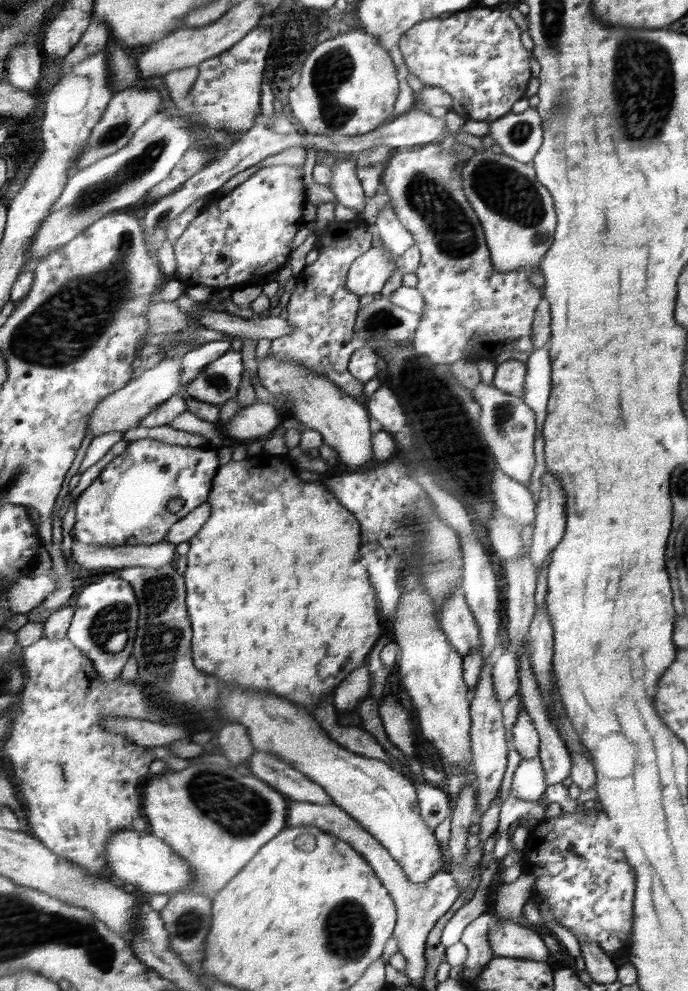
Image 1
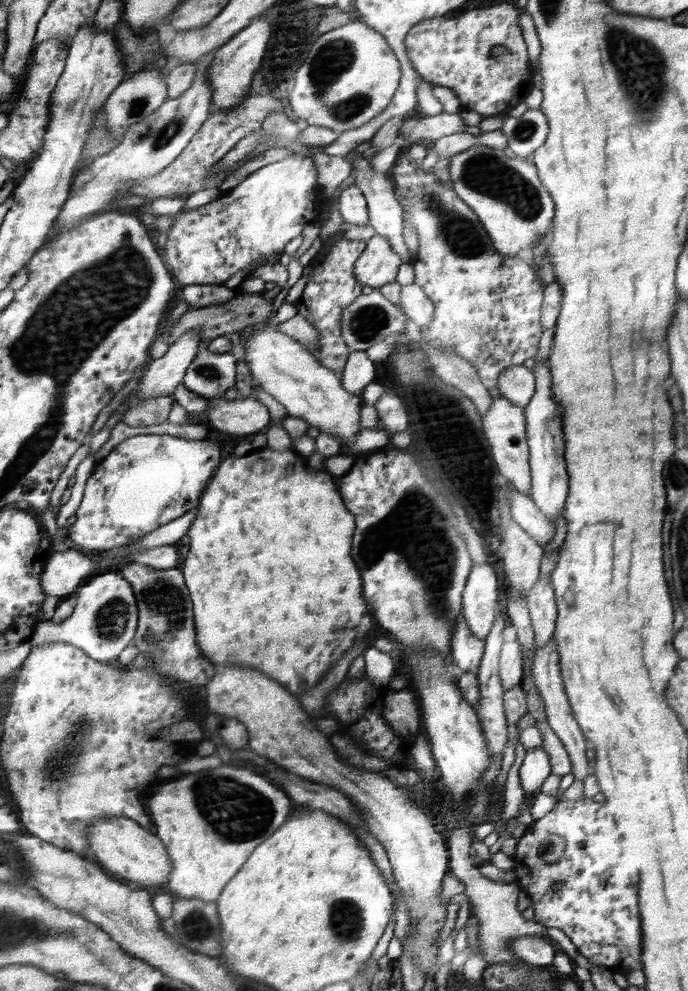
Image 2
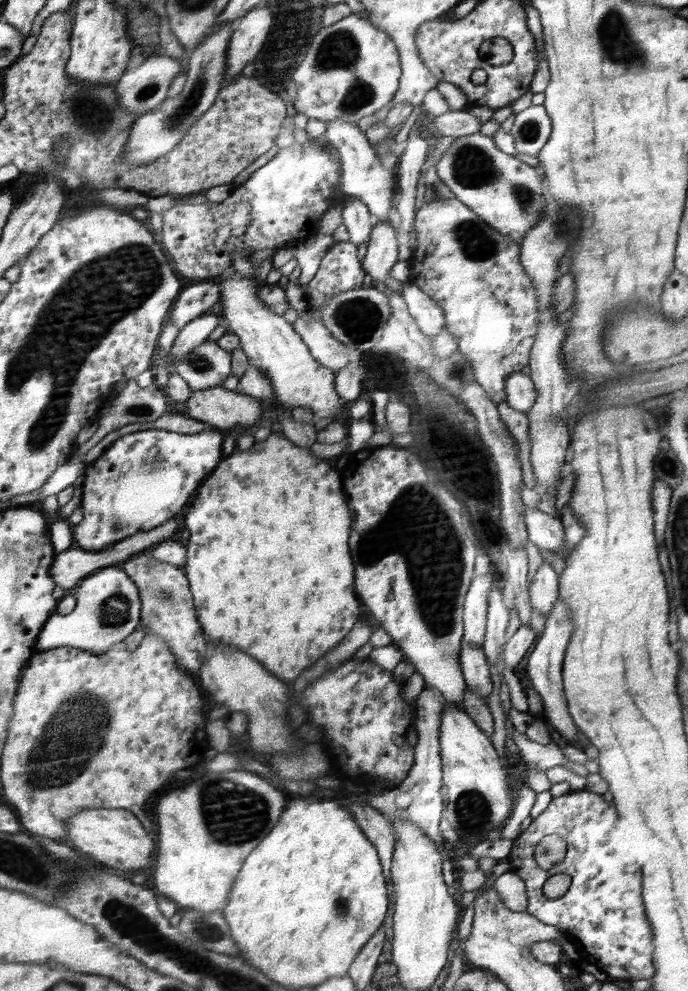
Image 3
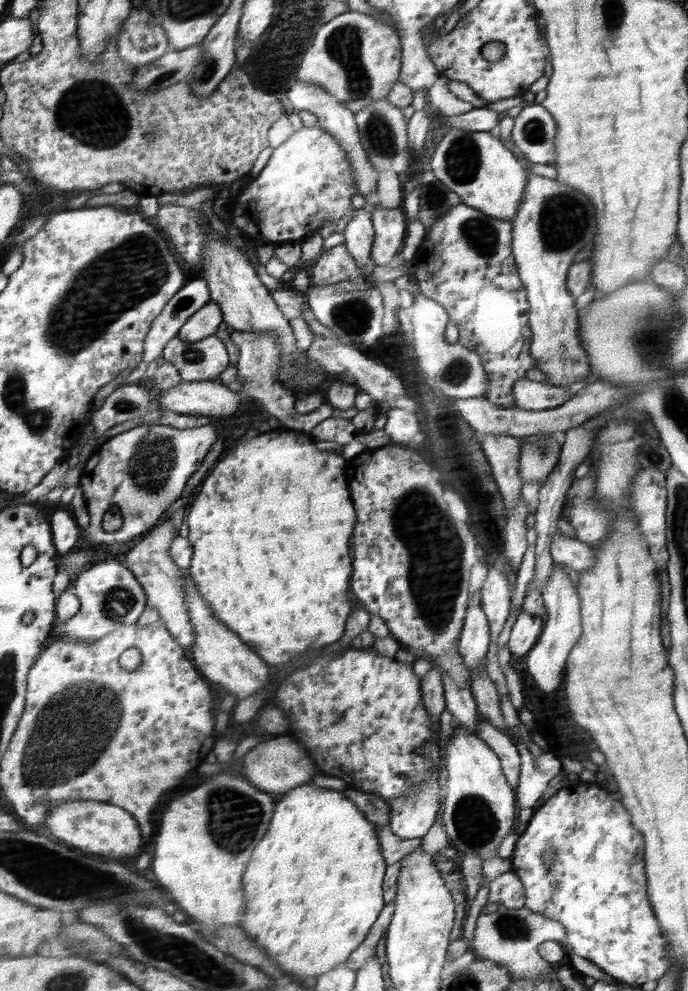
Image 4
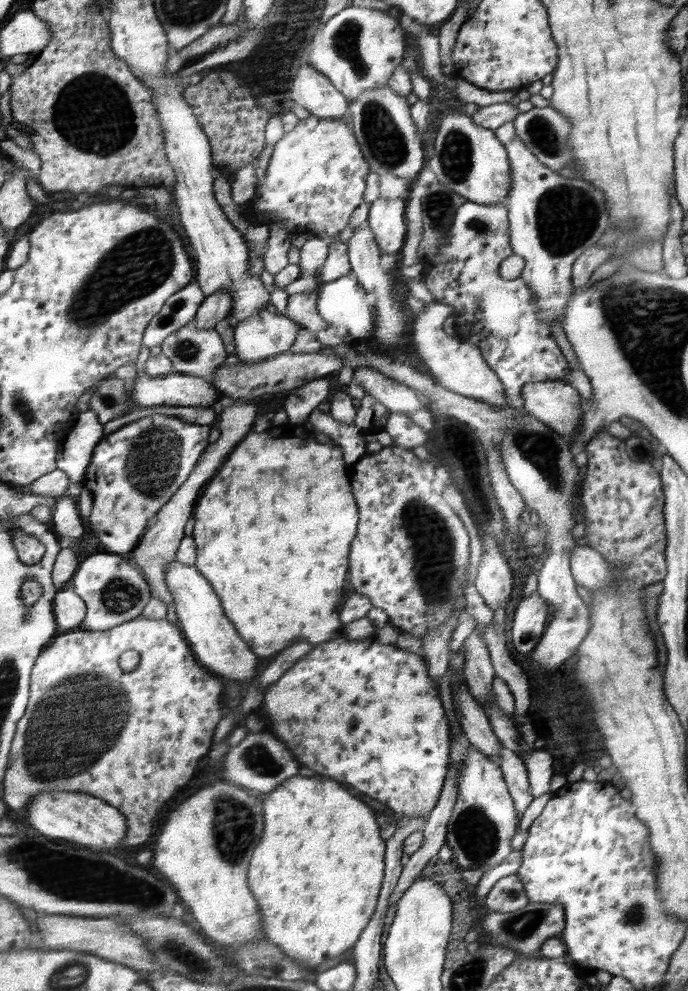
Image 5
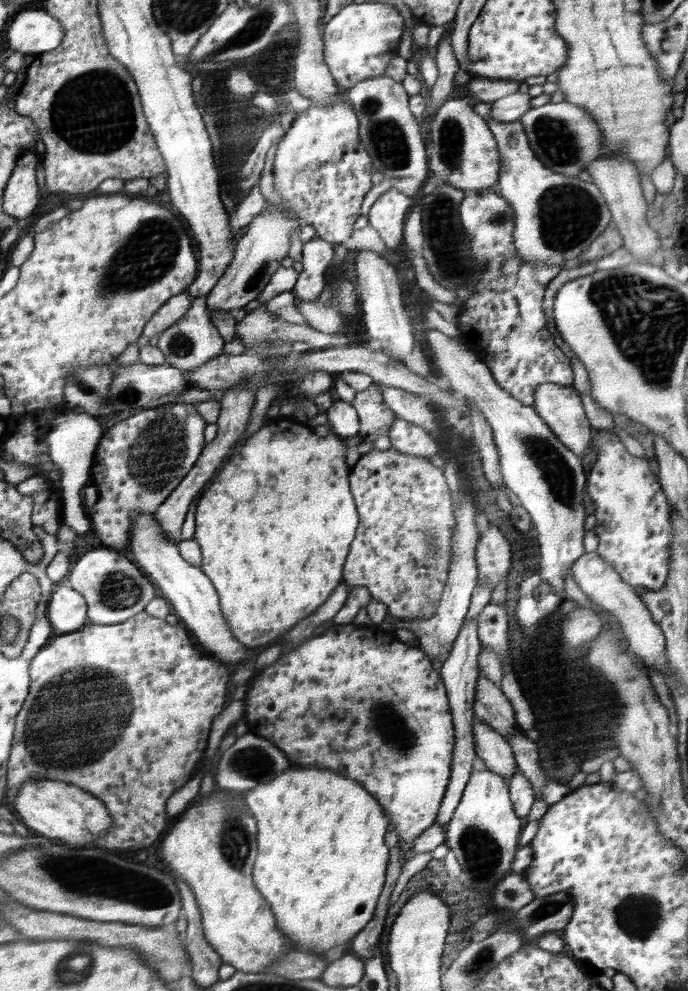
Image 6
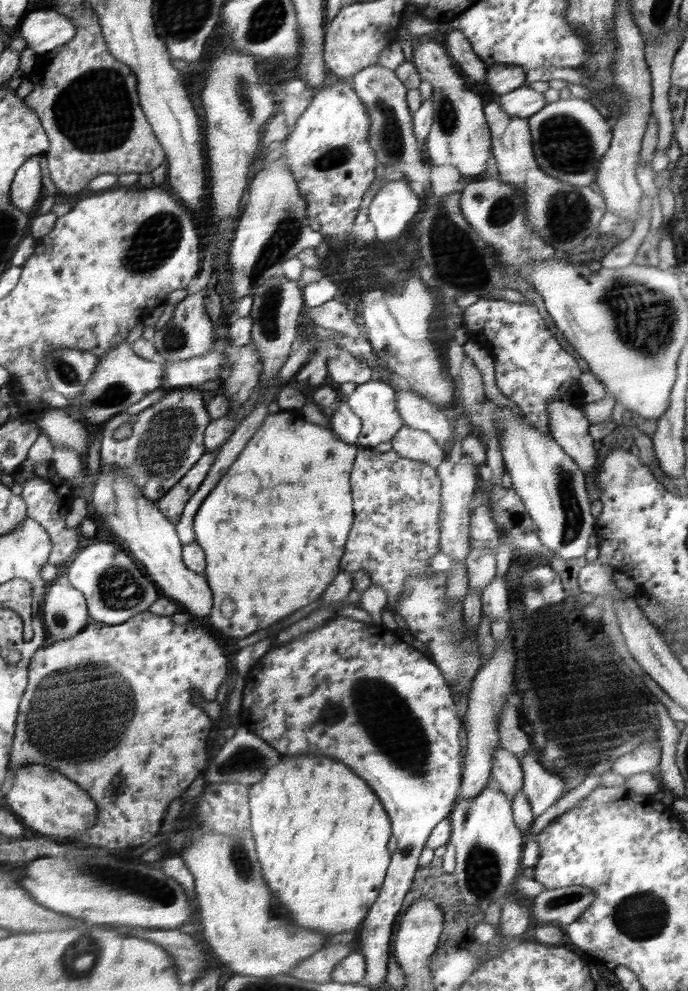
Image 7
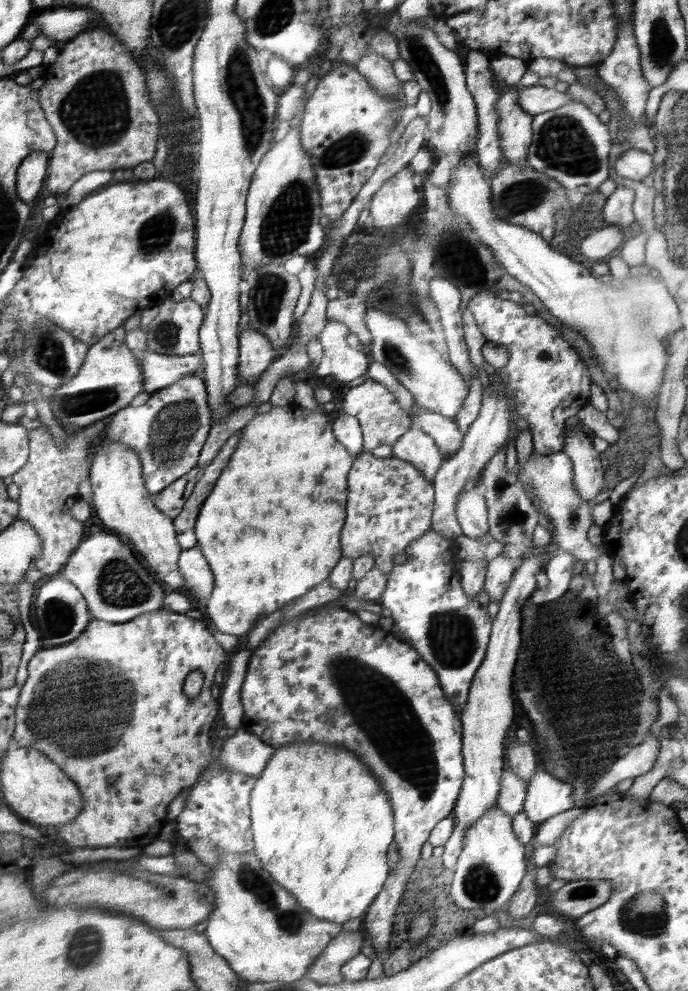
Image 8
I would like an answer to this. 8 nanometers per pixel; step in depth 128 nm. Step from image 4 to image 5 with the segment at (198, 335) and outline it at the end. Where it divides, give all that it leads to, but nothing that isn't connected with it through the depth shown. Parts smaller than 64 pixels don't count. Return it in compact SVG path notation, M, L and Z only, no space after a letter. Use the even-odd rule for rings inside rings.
M230 289L214 293L212 296L207 297L200 307L196 319L198 328L202 330L216 328L218 322L232 317L233 308L234 293L230 293Z

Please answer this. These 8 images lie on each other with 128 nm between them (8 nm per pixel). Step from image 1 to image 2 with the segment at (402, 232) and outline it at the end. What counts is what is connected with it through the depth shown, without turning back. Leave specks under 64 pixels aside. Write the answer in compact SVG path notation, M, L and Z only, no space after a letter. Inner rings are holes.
M352 150L354 154L358 155L358 159L351 164L351 174L354 174L354 185L358 186L365 194L365 199L368 201L369 207L369 224L374 227L374 231L378 235L384 235L388 237L390 244L393 245L394 252L398 253L398 256L402 256L402 260L410 262L410 254L406 243L404 242L403 232L403 210L402 205L397 198L396 186L394 181L388 175L388 172L374 171L370 160L361 157L358 151Z

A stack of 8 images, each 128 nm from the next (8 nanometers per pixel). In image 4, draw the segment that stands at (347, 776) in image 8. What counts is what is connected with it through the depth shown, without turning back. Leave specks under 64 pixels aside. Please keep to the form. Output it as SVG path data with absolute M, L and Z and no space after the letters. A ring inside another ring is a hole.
M302 784L278 800L274 828L266 832L266 840L258 844L258 852L254 852L254 860L250 860L250 868L246 867L245 889L246 900L250 900L250 914L242 928L288 974L324 975L345 963L352 951L364 942L378 919L384 907L384 870L386 862L382 857L376 825L366 819L356 804L342 792Z

